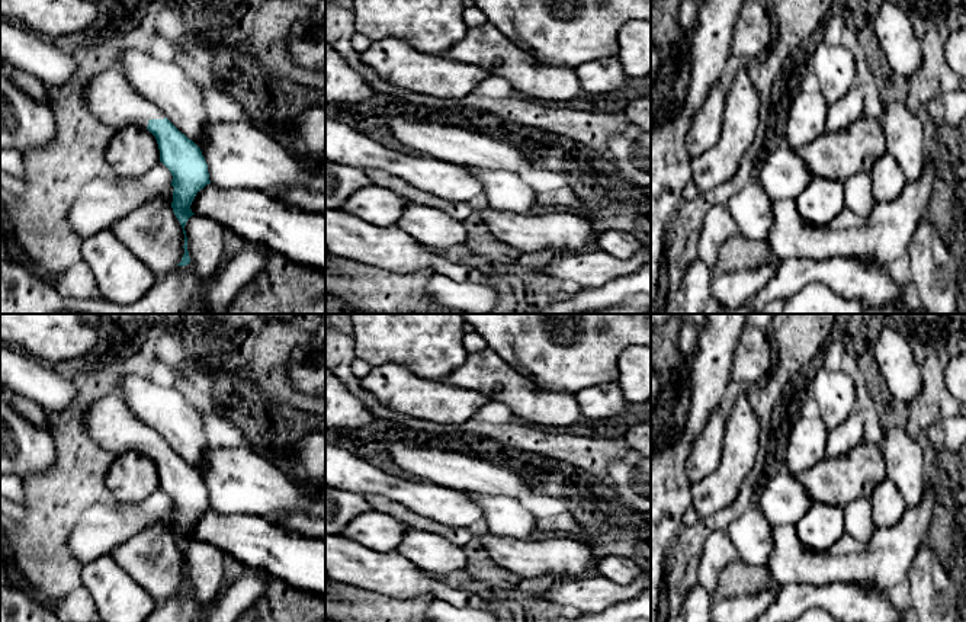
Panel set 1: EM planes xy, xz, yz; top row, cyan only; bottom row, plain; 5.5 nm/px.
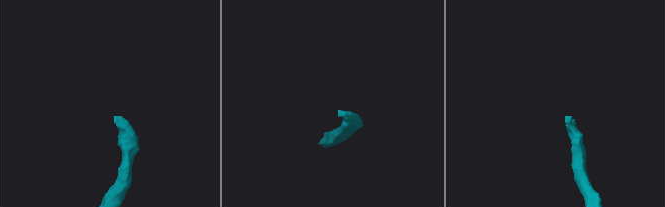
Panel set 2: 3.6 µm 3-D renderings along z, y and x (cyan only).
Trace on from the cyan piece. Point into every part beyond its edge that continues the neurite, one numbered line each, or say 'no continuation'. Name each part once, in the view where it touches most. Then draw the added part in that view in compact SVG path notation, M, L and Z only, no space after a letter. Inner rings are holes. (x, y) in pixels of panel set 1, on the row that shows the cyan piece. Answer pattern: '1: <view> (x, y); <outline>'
1: xy (112, 101); M121 67L92 77L83 96L92 115L115 129L128 125L147 128L150 119L166 118L157 106L135 92Z

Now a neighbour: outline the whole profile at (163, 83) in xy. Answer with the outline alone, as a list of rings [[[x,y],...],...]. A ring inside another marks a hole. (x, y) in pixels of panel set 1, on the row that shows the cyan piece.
[[[123,49],[116,67],[138,94],[157,106],[164,116],[199,148],[205,142],[209,118],[202,103],[200,87],[174,62],[161,61],[148,52]]]

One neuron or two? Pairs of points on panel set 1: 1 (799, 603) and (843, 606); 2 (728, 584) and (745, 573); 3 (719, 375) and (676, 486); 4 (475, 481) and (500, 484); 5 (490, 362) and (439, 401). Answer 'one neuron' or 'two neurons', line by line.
1: one neuron
2: one neuron
3: one neuron
4: one neuron
5: two neurons

